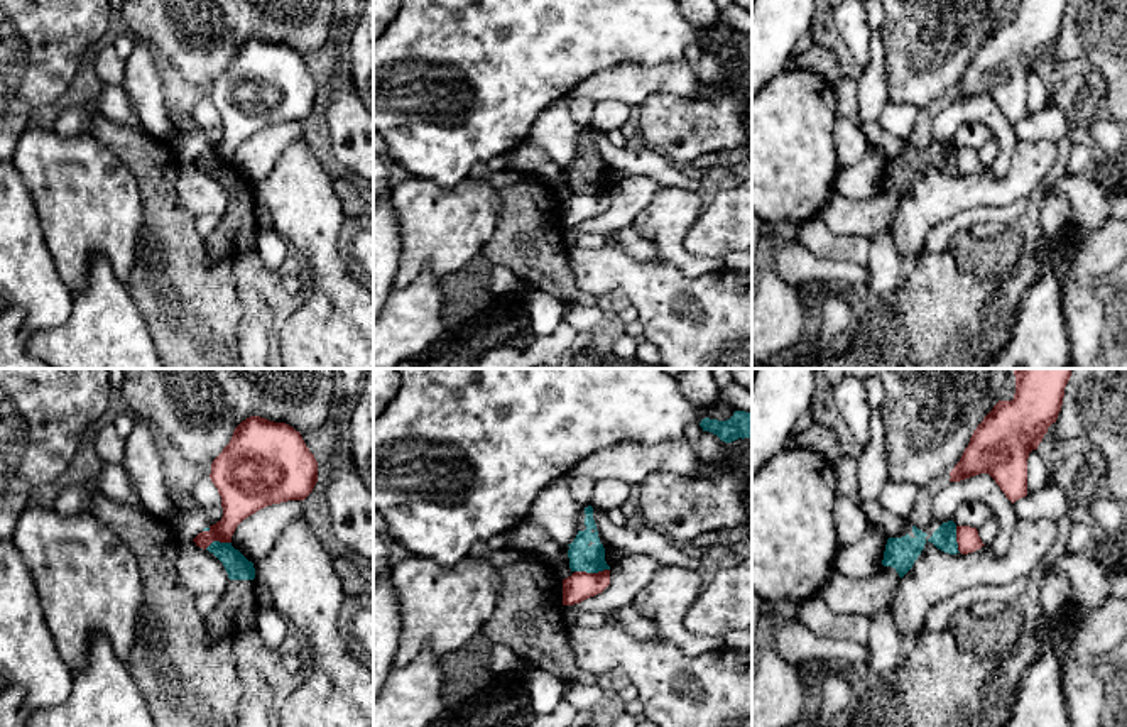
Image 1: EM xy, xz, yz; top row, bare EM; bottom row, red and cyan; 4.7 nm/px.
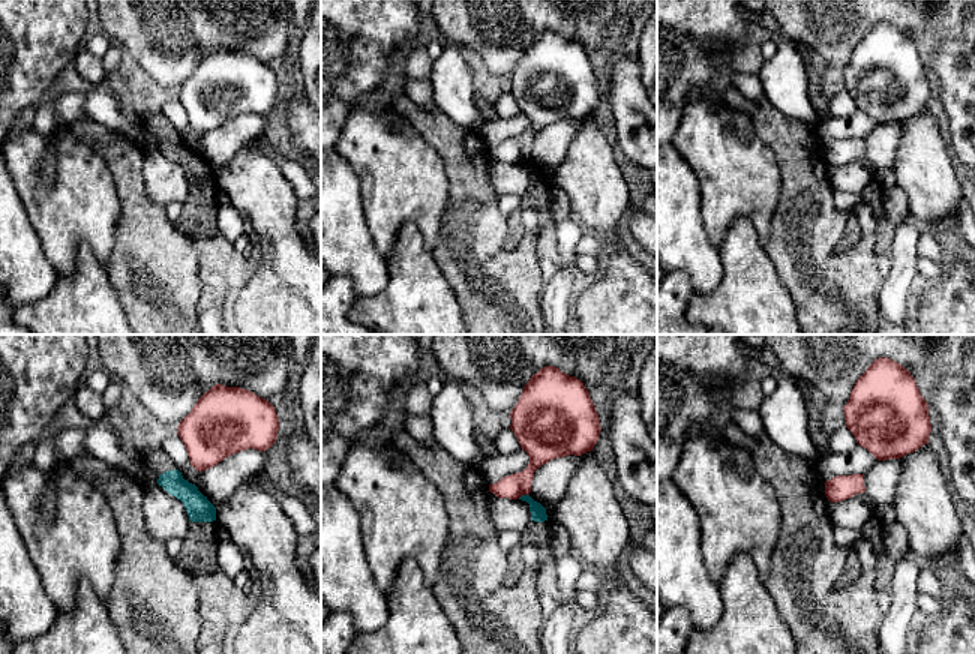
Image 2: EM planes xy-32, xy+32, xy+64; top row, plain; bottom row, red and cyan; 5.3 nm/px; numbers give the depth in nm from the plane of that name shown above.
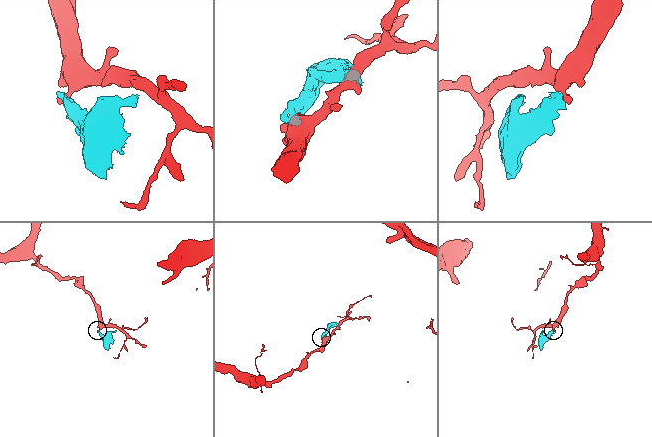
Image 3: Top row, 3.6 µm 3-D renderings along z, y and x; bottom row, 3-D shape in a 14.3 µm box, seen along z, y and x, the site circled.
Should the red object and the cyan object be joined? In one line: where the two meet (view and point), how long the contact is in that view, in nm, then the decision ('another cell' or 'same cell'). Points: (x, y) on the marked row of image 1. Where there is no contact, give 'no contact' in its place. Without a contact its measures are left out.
contact xz (592, 573); length 170 nm; another cell

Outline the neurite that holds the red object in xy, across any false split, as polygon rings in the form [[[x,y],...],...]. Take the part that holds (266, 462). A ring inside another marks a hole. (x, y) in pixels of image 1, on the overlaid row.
[[[260,416],[242,421],[211,463],[211,482],[221,497],[223,517],[193,541],[206,549],[213,541],[231,543],[237,526],[257,511],[287,500],[304,500],[318,482],[318,462],[299,431]]]

